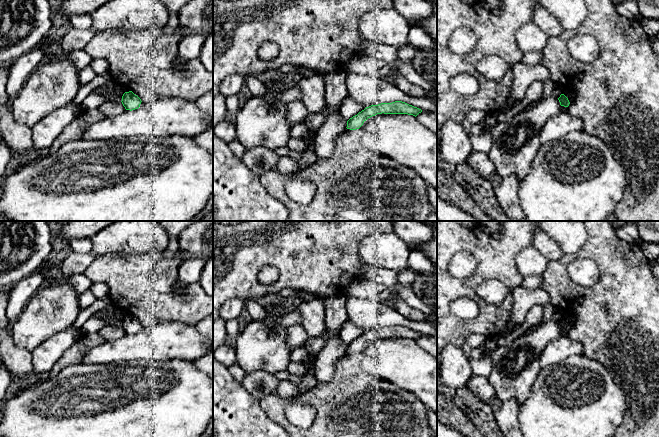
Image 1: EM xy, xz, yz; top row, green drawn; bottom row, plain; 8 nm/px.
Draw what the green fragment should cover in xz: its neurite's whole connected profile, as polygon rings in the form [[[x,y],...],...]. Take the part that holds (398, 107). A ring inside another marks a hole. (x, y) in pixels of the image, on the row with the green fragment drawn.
[[[395,101],[392,103],[381,103],[378,105],[371,105],[359,112],[347,121],[347,129],[356,130],[359,129],[363,123],[370,117],[377,114],[408,114],[417,116],[422,110],[409,105],[402,101]]]

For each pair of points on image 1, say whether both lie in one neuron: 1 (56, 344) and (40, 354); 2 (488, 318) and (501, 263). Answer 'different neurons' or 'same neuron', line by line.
1: same neuron
2: same neuron

